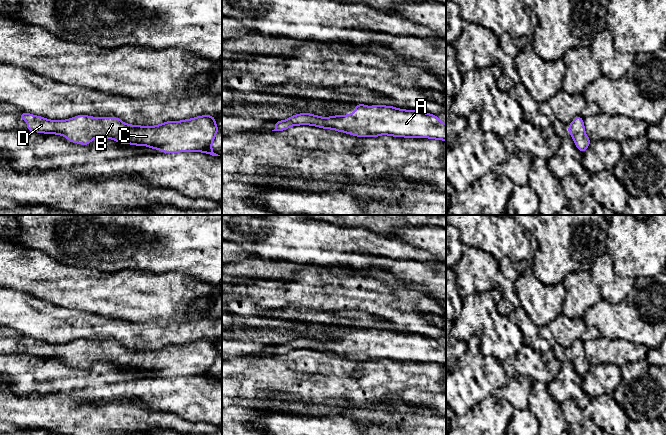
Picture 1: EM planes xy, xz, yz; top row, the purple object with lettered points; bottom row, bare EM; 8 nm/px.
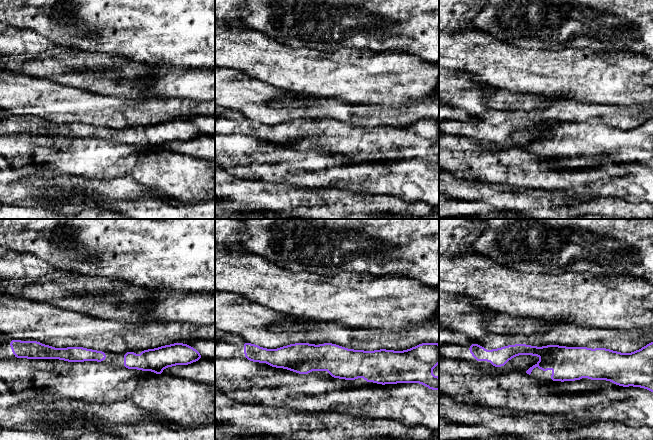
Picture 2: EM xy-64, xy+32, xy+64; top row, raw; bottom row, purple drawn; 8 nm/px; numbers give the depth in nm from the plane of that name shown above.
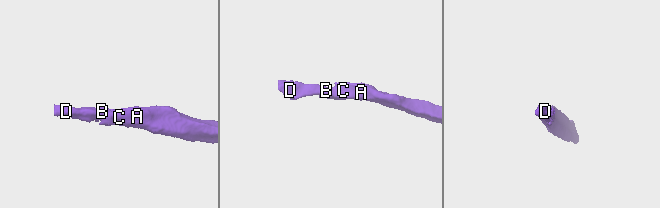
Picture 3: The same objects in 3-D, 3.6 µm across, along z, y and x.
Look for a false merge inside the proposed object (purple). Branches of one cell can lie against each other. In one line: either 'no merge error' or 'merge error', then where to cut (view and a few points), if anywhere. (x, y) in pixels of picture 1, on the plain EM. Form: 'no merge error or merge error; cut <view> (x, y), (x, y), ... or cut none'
no merge error; cut none

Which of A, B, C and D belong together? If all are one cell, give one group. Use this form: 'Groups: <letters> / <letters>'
Groups: A B C D

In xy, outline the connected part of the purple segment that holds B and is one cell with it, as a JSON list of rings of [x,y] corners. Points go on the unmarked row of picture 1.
[[[20,337],[19,341],[27,345],[27,354],[45,358],[62,359],[72,367],[88,369],[95,362],[109,362],[120,368],[149,370],[163,377],[203,376],[220,380],[213,376],[212,366],[219,355],[215,341],[202,339],[182,345],[167,345],[156,350],[140,350],[124,347],[117,341],[92,341],[78,339],[67,344],[49,344],[30,337]]]

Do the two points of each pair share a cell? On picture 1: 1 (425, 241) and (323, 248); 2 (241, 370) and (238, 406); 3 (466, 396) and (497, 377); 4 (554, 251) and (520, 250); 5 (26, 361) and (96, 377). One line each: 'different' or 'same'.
1: same
2: different
3: same
4: different
5: same

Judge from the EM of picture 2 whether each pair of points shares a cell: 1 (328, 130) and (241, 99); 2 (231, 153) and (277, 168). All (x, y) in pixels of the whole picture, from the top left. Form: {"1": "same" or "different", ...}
{"1": "different", "2": "same"}

